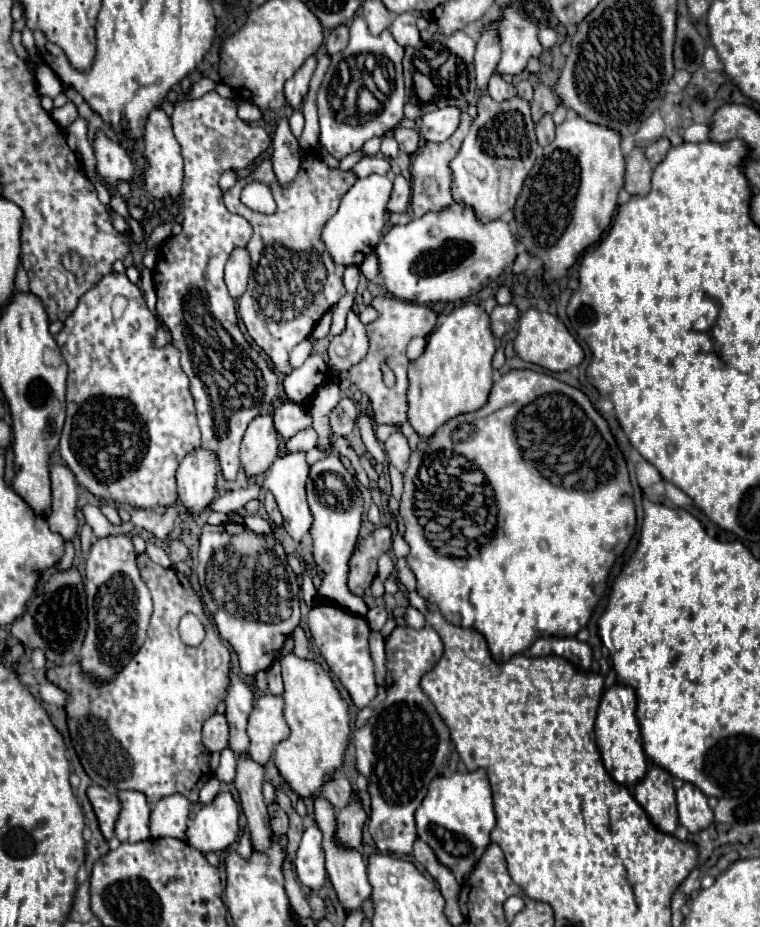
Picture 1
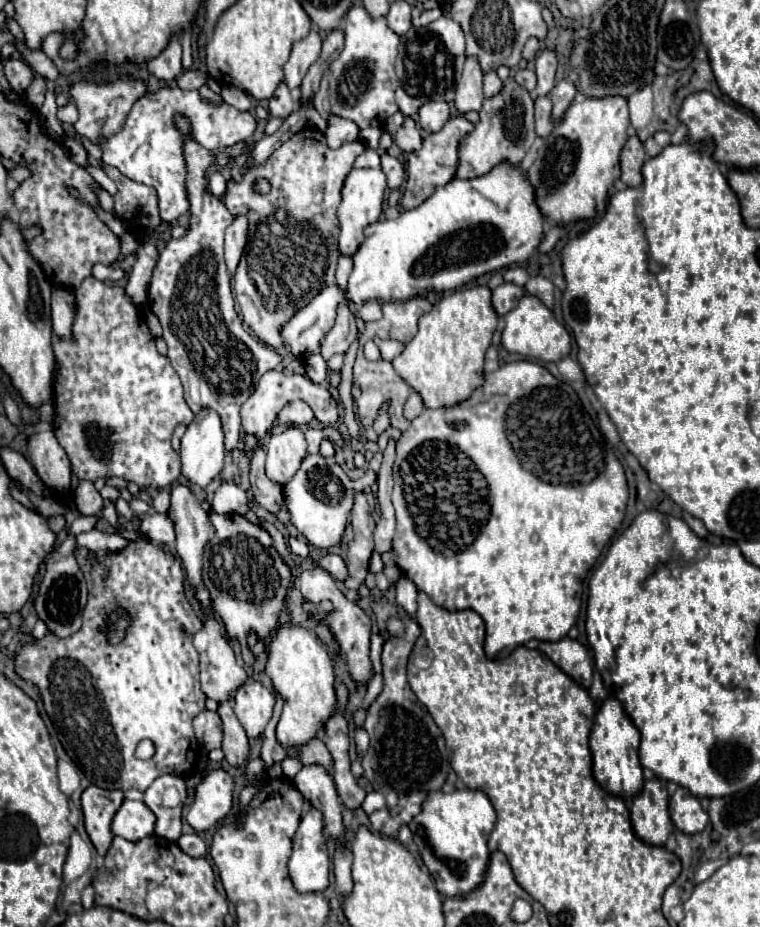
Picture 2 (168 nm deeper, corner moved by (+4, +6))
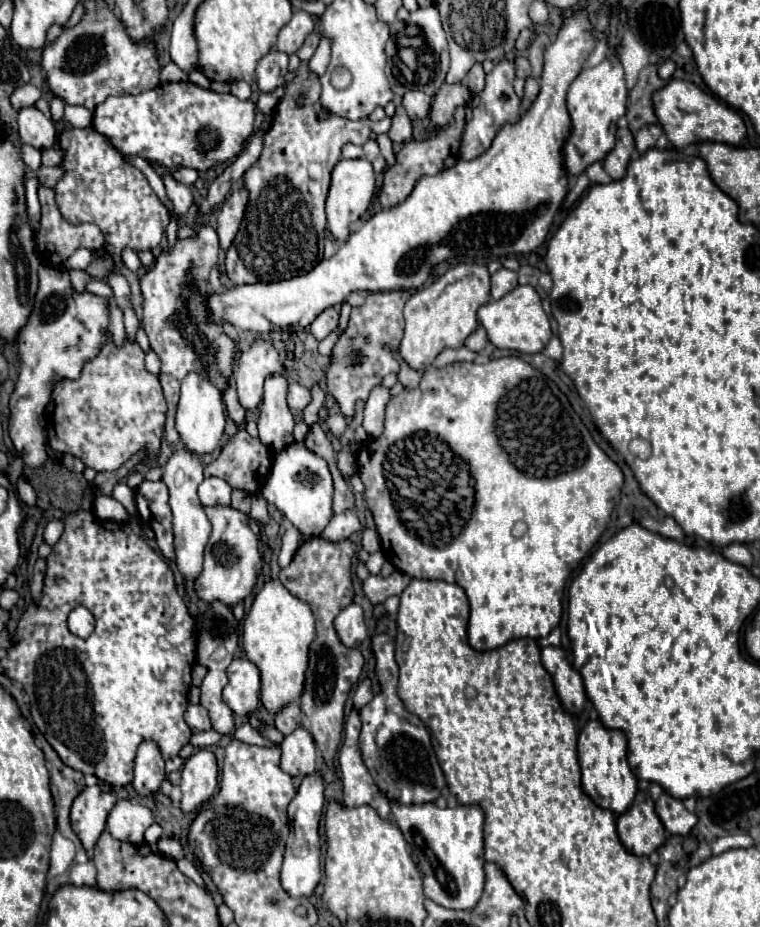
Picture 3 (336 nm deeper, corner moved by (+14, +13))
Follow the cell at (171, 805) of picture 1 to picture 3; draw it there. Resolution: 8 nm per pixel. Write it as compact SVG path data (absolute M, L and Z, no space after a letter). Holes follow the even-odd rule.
M141 741L135 755L135 777L133 787L139 795L157 793L165 779L165 763L159 747L153 741Z

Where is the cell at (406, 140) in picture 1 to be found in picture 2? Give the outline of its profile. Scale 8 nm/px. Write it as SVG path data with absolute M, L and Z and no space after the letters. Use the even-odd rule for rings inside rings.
M405 118L403 126L397 130L395 134L395 144L403 150L403 152L411 152L411 150L419 150L421 146L421 132L417 130L415 122L411 118Z

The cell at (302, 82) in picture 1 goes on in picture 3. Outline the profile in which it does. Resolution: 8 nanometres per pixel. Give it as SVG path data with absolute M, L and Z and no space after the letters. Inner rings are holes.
M295 11L291 21L287 25L283 25L283 29L279 31L279 37L277 37L277 49L279 51L285 51L287 55L295 53L305 37L315 29L315 21L313 17L307 13L307 11Z

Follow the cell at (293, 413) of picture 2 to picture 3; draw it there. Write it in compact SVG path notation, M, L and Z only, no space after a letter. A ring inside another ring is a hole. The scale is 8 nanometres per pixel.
M289 383L289 391L287 391L287 403L291 409L305 409L311 401L311 391L299 383Z

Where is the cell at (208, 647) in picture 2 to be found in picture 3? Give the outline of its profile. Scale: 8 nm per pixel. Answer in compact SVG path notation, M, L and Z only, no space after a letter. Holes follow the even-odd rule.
M177 447L169 461L163 467L163 481L169 487L169 505L173 511L173 535L175 535L175 555L177 569L191 583L203 565L203 549L211 535L211 523L203 511L201 501L197 499L197 487L203 481L203 459L195 453L189 453L185 447Z

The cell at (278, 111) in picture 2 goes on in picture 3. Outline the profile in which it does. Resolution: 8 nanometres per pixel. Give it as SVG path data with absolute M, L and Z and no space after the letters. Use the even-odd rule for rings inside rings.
M271 49L267 55L263 55L257 63L255 75L257 75L257 85L263 93L273 91L275 87L283 85L283 77L287 73L287 63L289 55L277 49Z

